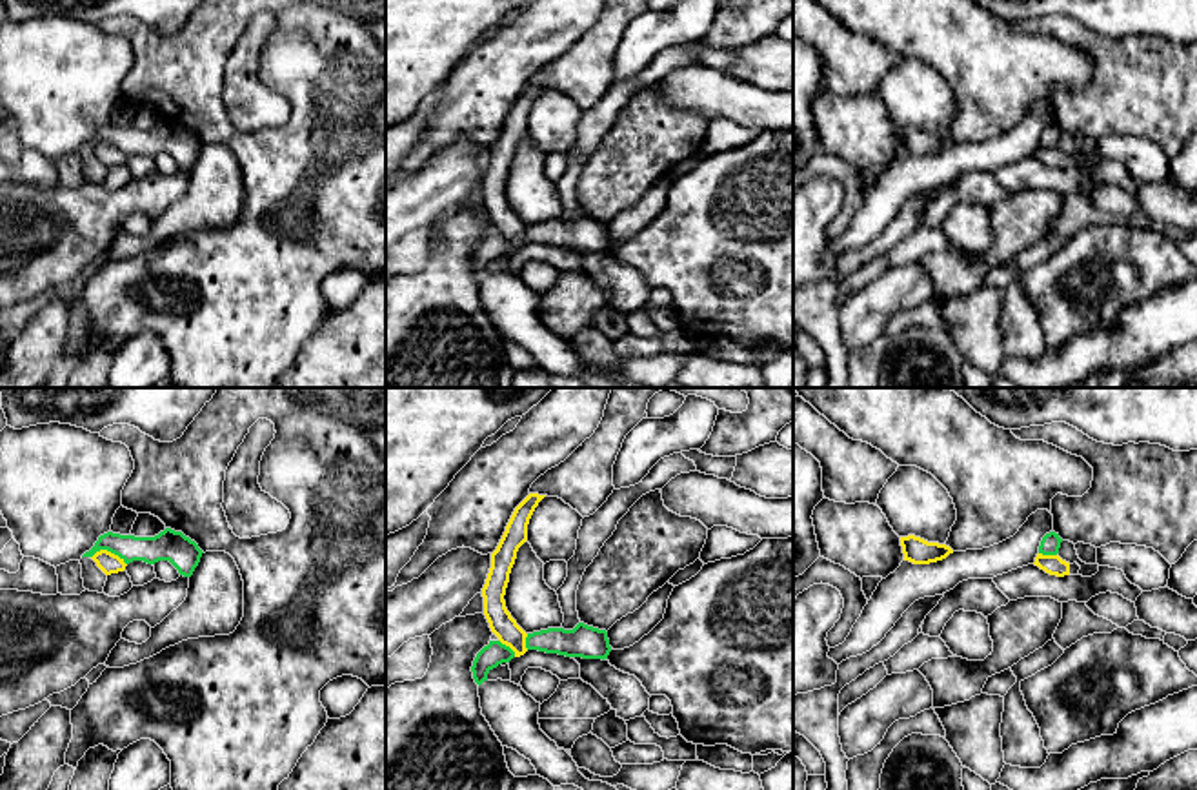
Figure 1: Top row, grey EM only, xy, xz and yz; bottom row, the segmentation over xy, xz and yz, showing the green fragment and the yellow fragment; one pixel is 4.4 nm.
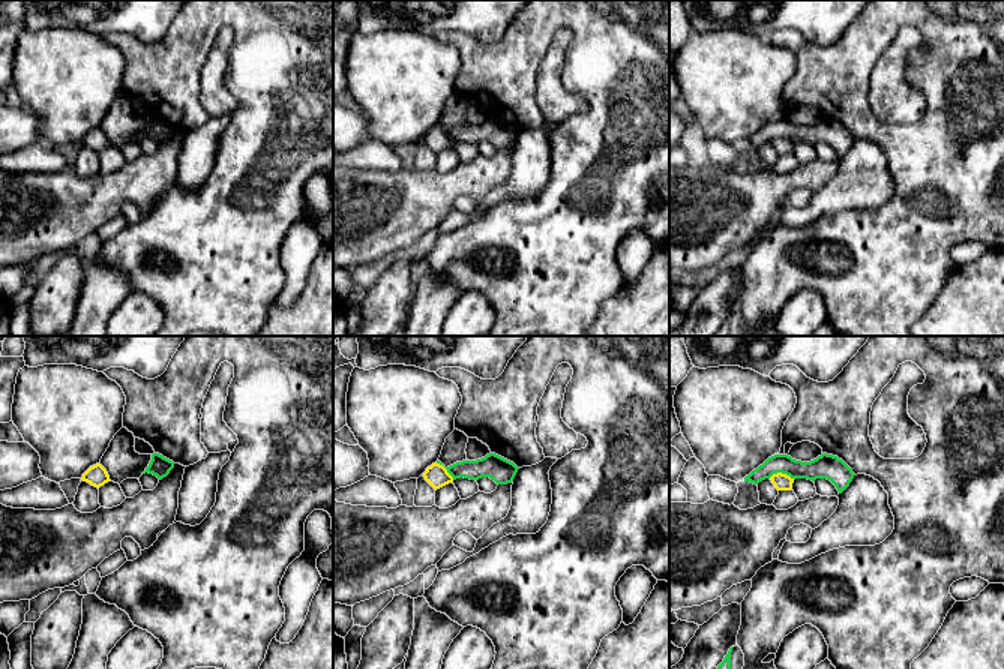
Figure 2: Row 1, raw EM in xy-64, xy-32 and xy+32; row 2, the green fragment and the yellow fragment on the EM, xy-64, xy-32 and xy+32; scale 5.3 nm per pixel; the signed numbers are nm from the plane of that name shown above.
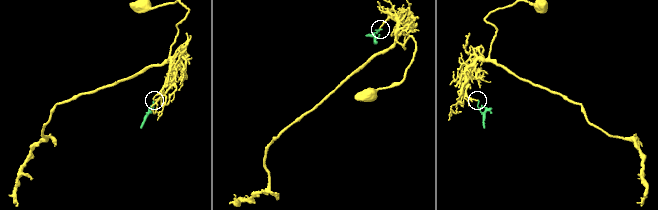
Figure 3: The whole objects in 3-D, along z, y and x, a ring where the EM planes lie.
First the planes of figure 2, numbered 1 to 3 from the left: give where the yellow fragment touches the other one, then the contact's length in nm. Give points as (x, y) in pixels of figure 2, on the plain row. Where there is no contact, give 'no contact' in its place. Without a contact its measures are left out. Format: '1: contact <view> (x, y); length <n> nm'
1: no contact
2: contact xy-32 (446, 132); length 140 nm
3: contact xy+32 (782, 137); length 140 nm

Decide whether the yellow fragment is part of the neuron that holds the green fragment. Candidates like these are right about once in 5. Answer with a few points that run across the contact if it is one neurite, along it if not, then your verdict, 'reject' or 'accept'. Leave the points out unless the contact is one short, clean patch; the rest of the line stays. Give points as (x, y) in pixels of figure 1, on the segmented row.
line xy (91, 556), (110, 550), (126, 565); reject

